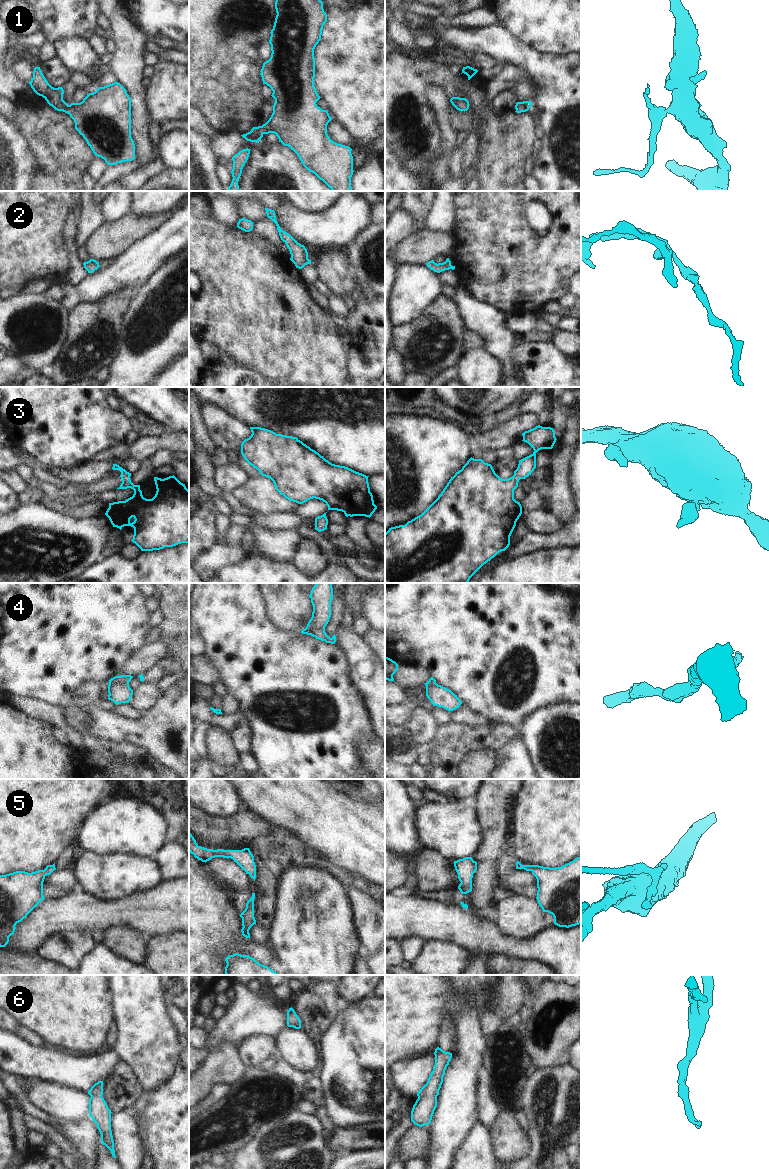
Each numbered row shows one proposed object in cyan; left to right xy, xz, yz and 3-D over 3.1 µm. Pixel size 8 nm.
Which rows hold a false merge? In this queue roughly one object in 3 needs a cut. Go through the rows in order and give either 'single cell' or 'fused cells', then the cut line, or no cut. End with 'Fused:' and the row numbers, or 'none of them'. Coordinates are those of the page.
1: single cell; cut none
2: single cell; cut none
3: single cell; cut none
4: fused cells; cut xy (128, 682), (112, 682), (109, 684)
5: single cell; cut none
6: single cell; cut none
Fused: 4

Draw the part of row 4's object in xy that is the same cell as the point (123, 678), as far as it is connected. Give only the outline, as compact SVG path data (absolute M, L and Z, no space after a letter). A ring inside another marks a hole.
M121 675L121 676L115 676L109 680L109 684L112 683L129 683L133 676L131 675Z

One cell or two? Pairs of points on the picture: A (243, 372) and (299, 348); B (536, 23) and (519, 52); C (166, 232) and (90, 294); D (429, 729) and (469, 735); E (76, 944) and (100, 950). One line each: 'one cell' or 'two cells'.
A: two cells
B: two cells
C: one cell
D: two cells
E: two cells

